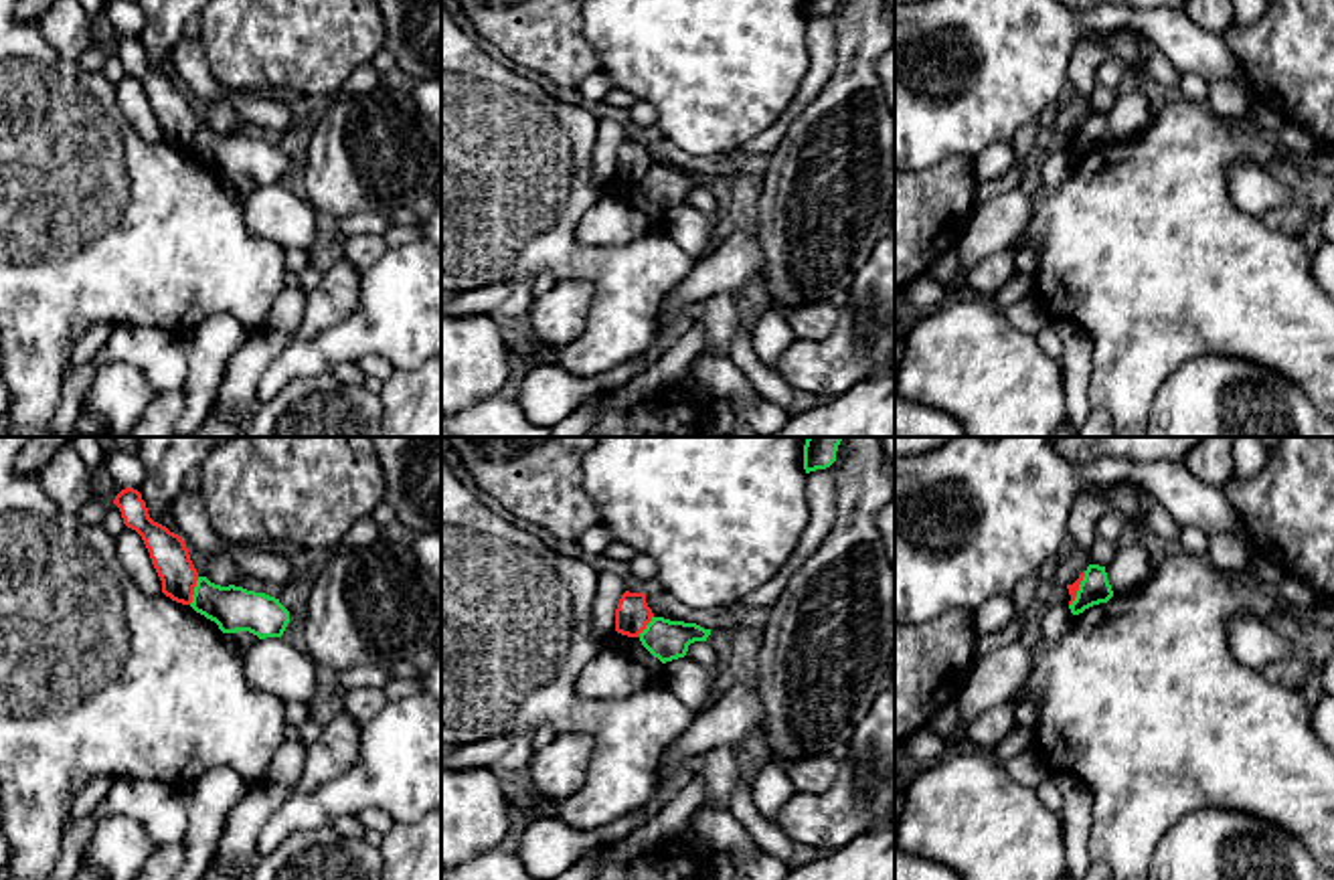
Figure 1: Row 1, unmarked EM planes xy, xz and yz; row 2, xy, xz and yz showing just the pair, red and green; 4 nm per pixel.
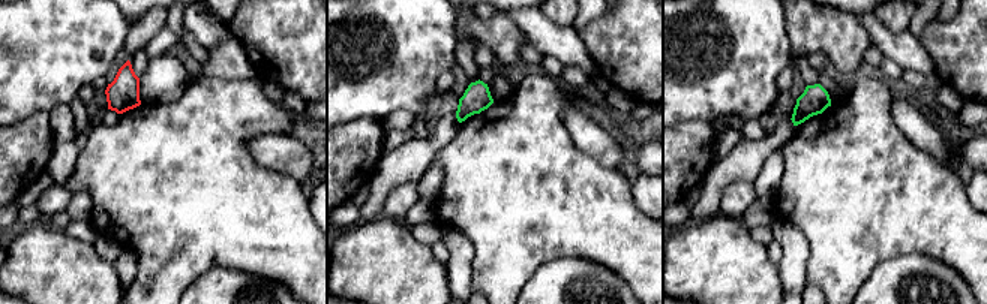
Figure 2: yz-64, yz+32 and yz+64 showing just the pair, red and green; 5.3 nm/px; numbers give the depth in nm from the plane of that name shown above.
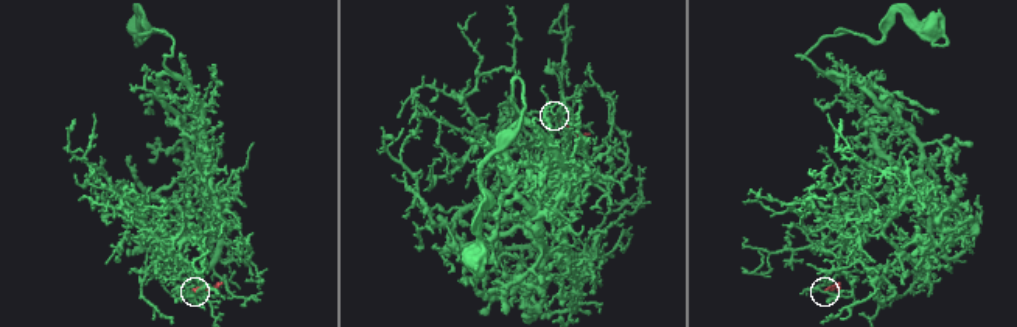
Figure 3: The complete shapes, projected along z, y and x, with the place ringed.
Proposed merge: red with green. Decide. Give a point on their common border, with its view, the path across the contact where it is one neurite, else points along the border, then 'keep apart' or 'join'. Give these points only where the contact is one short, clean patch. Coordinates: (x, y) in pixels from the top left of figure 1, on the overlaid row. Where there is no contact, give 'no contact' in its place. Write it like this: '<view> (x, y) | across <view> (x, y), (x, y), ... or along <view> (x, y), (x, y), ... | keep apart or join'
xy (193, 591) | along xy (199, 577), (189, 603) | keep apart

